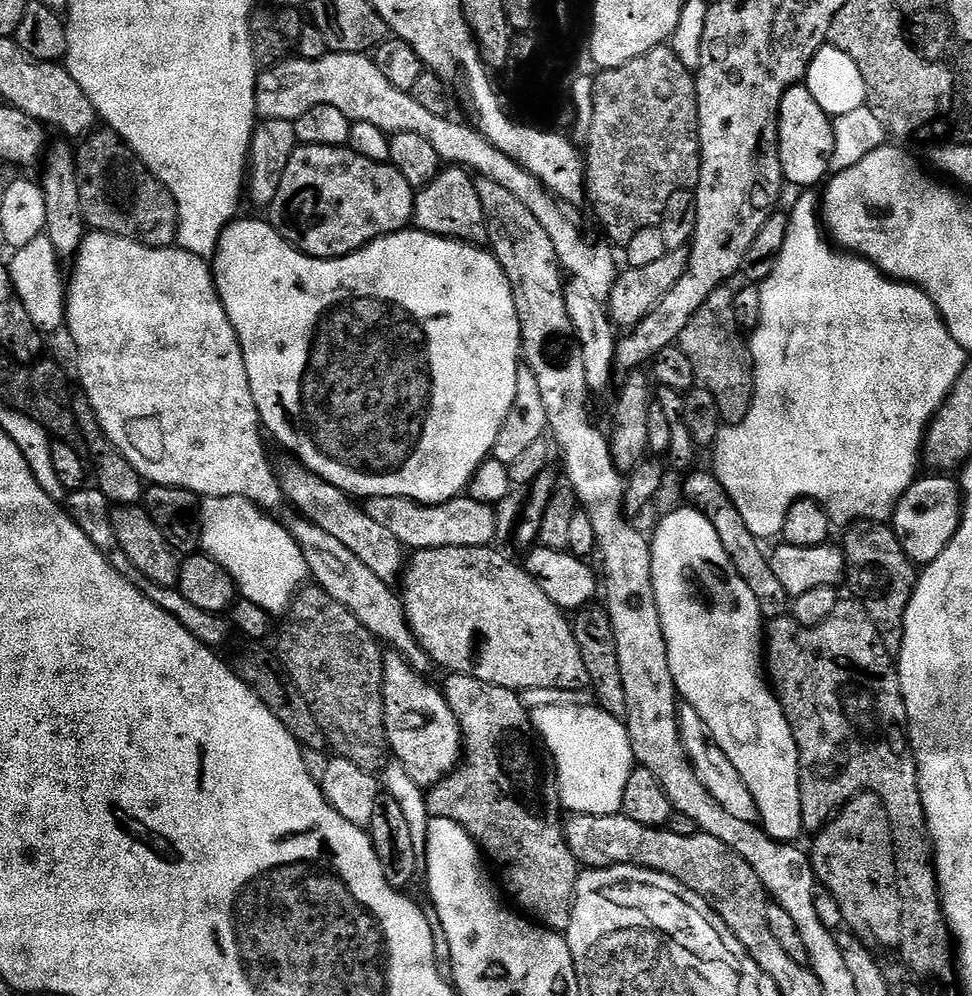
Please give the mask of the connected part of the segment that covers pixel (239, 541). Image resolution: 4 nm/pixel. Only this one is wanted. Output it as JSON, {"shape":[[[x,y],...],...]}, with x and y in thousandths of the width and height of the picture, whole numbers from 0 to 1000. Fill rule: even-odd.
{"shape":[[[213,499],[207,505],[207,551],[237,575],[250,601],[286,618],[295,613],[318,577],[310,550],[291,525],[280,521],[251,499]]]}

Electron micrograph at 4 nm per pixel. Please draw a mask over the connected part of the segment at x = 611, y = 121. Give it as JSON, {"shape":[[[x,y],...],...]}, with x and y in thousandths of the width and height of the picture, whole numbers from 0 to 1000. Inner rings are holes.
{"shape":[[[680,46],[660,54],[656,58],[646,60],[644,66],[635,68],[623,68],[612,73],[610,82],[611,110],[607,123],[607,131],[603,142],[603,156],[601,157],[601,191],[604,204],[609,204],[621,233],[627,237],[624,240],[631,246],[645,247],[648,239],[656,235],[656,231],[674,229],[681,219],[681,211],[685,211],[685,203],[699,193],[706,193],[715,190],[720,178],[720,123],[718,122],[718,98],[716,97],[716,78],[706,66],[698,60],[698,54],[690,46]]]}

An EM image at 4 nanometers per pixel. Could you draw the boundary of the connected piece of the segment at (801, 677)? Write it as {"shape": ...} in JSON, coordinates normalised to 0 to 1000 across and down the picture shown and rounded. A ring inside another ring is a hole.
{"shape":[[[866,600],[854,612],[854,616],[845,627],[838,627],[836,631],[830,631],[815,621],[814,617],[805,620],[796,620],[789,623],[784,636],[786,644],[786,661],[788,664],[788,679],[802,703],[805,713],[809,717],[809,725],[813,725],[813,733],[817,737],[817,745],[821,749],[823,758],[823,804],[825,805],[825,825],[827,835],[838,837],[880,799],[887,795],[897,795],[909,806],[909,812],[914,818],[914,824],[918,830],[918,848],[922,858],[922,889],[924,890],[924,902],[926,903],[926,955],[925,963],[939,981],[956,980],[959,984],[971,984],[981,976],[981,941],[975,931],[975,924],[971,921],[971,909],[967,907],[967,887],[963,884],[963,864],[961,862],[961,848],[959,836],[955,833],[955,818],[951,815],[951,806],[947,796],[947,778],[942,776],[942,761],[938,758],[938,749],[935,736],[932,734],[934,718],[930,702],[926,696],[926,676],[920,666],[920,660],[912,653],[903,633],[899,633],[899,624],[895,624],[895,616],[891,612],[889,603],[880,600]]]}

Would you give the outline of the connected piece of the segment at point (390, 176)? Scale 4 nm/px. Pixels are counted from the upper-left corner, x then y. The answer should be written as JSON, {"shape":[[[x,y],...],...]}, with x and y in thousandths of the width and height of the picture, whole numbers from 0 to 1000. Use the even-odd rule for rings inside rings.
{"shape":[[[308,146],[302,155],[298,155],[298,164],[294,166],[294,175],[290,175],[290,184],[286,187],[286,196],[274,210],[275,220],[291,241],[301,245],[308,253],[322,257],[324,261],[346,261],[349,257],[359,257],[385,241],[394,237],[403,237],[415,233],[424,225],[428,193],[414,179],[414,175],[403,164],[381,163],[372,155],[364,155],[357,147]]]}

